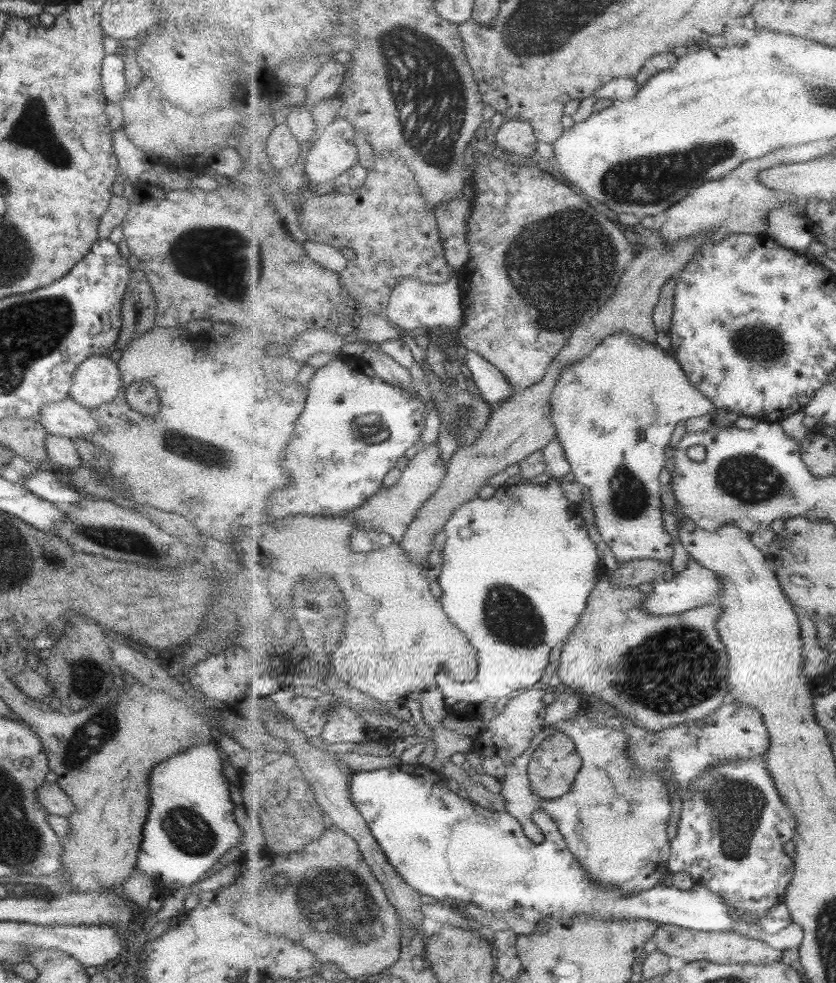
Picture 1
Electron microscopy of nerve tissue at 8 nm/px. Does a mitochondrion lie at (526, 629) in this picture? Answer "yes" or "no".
yes

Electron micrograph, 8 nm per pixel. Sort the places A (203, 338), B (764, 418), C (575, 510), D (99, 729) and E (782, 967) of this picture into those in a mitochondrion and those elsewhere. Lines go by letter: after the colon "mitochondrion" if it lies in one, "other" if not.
A: other
B: other
C: other
D: mitochondrion
E: other

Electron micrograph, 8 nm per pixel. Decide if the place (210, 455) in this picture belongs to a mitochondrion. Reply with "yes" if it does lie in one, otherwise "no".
yes

